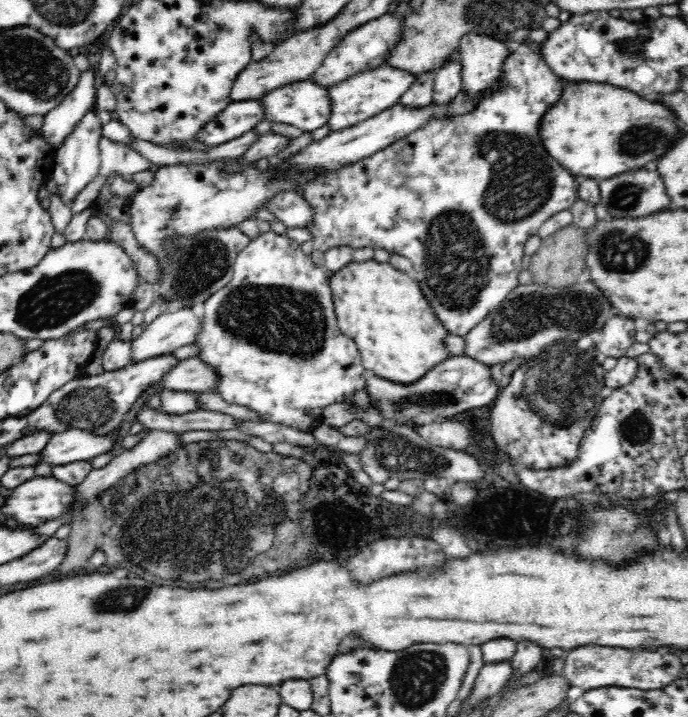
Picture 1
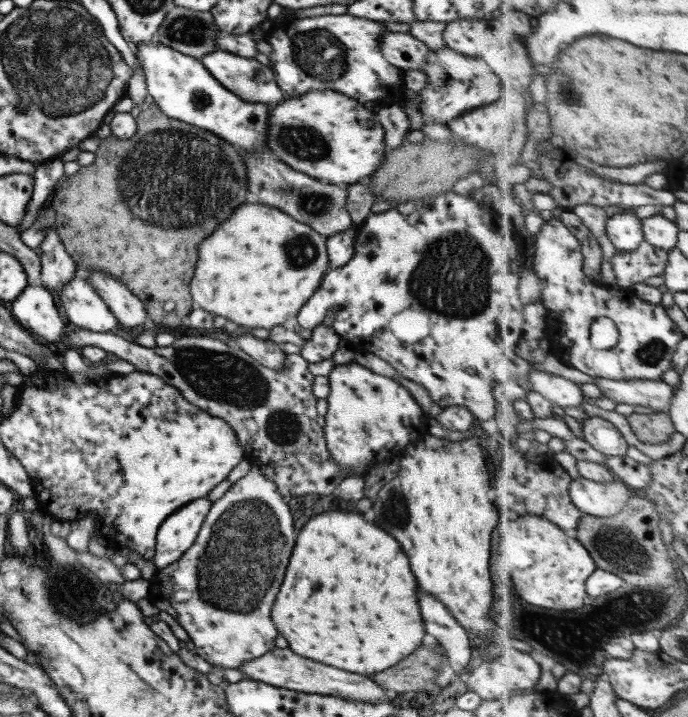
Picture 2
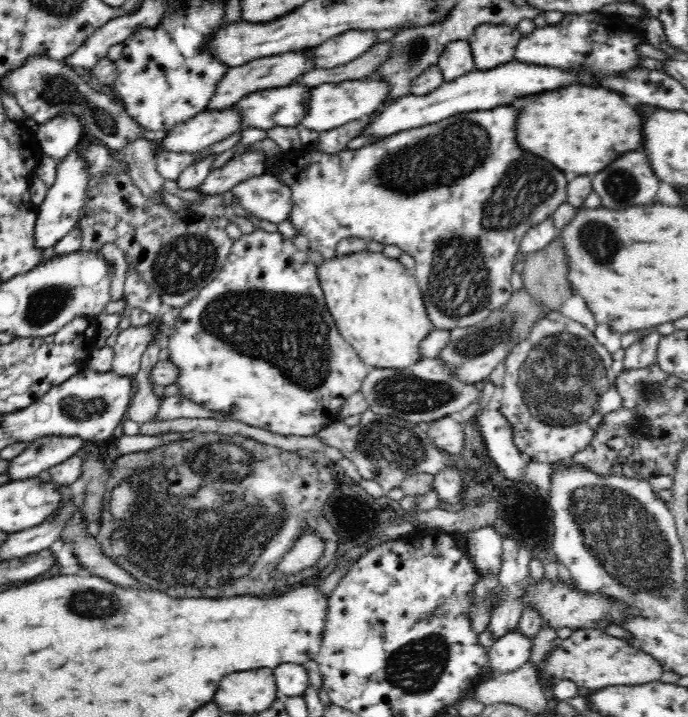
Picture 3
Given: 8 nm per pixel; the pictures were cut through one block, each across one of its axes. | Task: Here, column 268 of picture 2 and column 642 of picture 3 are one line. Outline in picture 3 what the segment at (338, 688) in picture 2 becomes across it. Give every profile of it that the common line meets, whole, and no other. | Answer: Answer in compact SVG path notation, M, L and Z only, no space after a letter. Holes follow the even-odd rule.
M578 630L574 632L568 640L564 640L554 652L551 652L545 660L542 671L547 677L570 680L578 687L588 689L590 692L597 692L608 686L642 686L650 684L650 682L661 681L664 672L664 666L656 661L650 654L644 654L640 650L636 650L634 646L630 646L628 642L620 640L620 638L612 638L600 630Z

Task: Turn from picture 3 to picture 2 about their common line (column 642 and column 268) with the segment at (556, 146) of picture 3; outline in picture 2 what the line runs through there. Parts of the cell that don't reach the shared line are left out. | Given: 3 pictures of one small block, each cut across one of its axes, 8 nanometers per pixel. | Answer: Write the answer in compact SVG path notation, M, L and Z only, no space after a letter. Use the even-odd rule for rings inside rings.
M310 90L297 98L283 100L269 112L267 118L269 134L267 146L269 150L293 170L305 172L311 178L329 184L354 184L361 178L373 174L377 170L377 160L381 164L383 158L384 128L376 115L354 98L339 94L335 90Z

